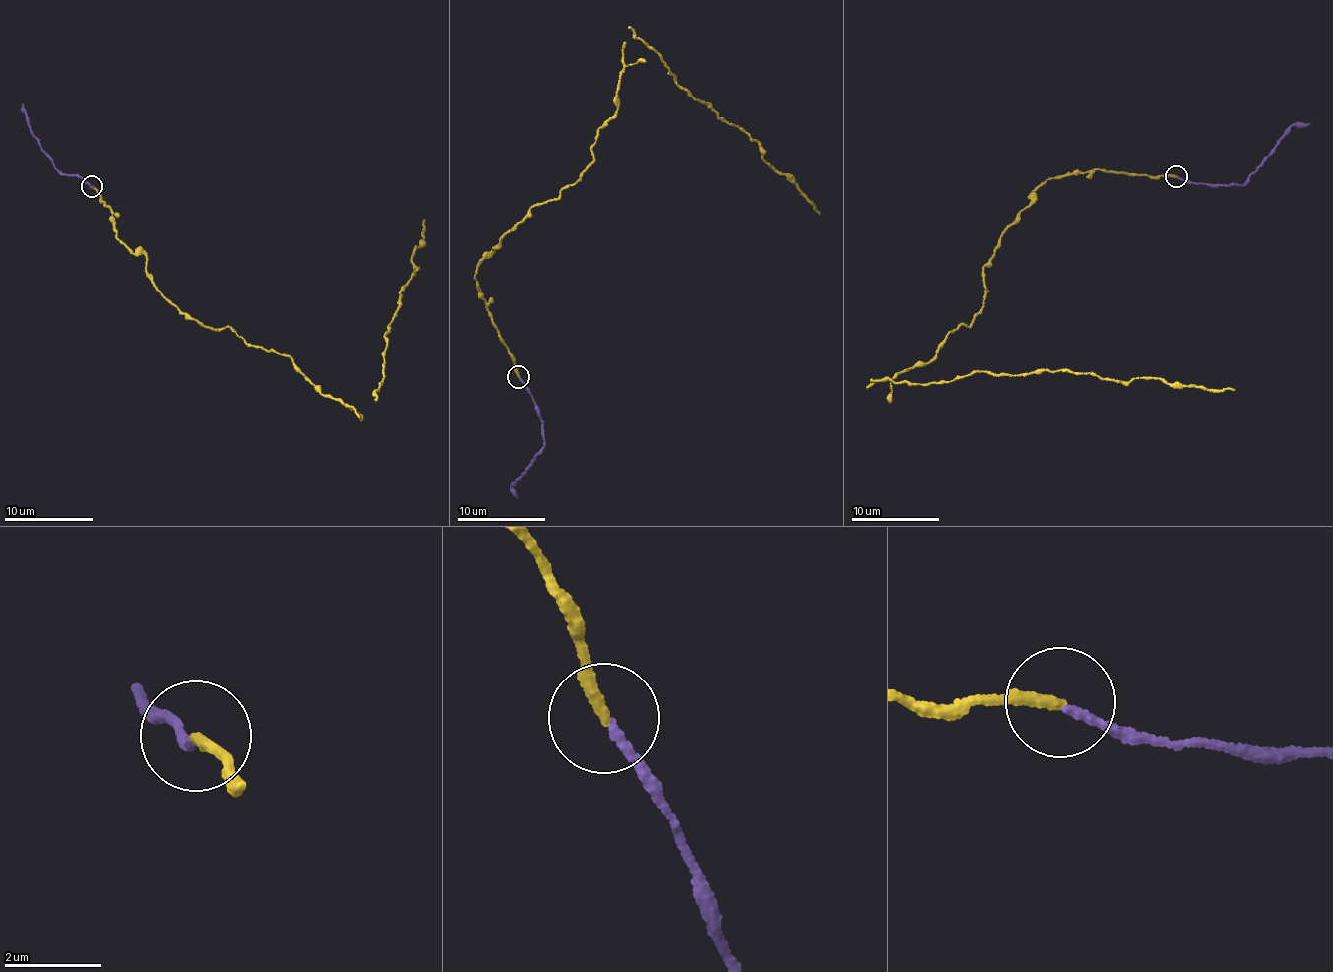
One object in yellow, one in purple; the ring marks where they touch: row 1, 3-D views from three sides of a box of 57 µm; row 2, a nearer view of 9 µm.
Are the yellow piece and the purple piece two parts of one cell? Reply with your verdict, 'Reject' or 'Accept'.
Reject

